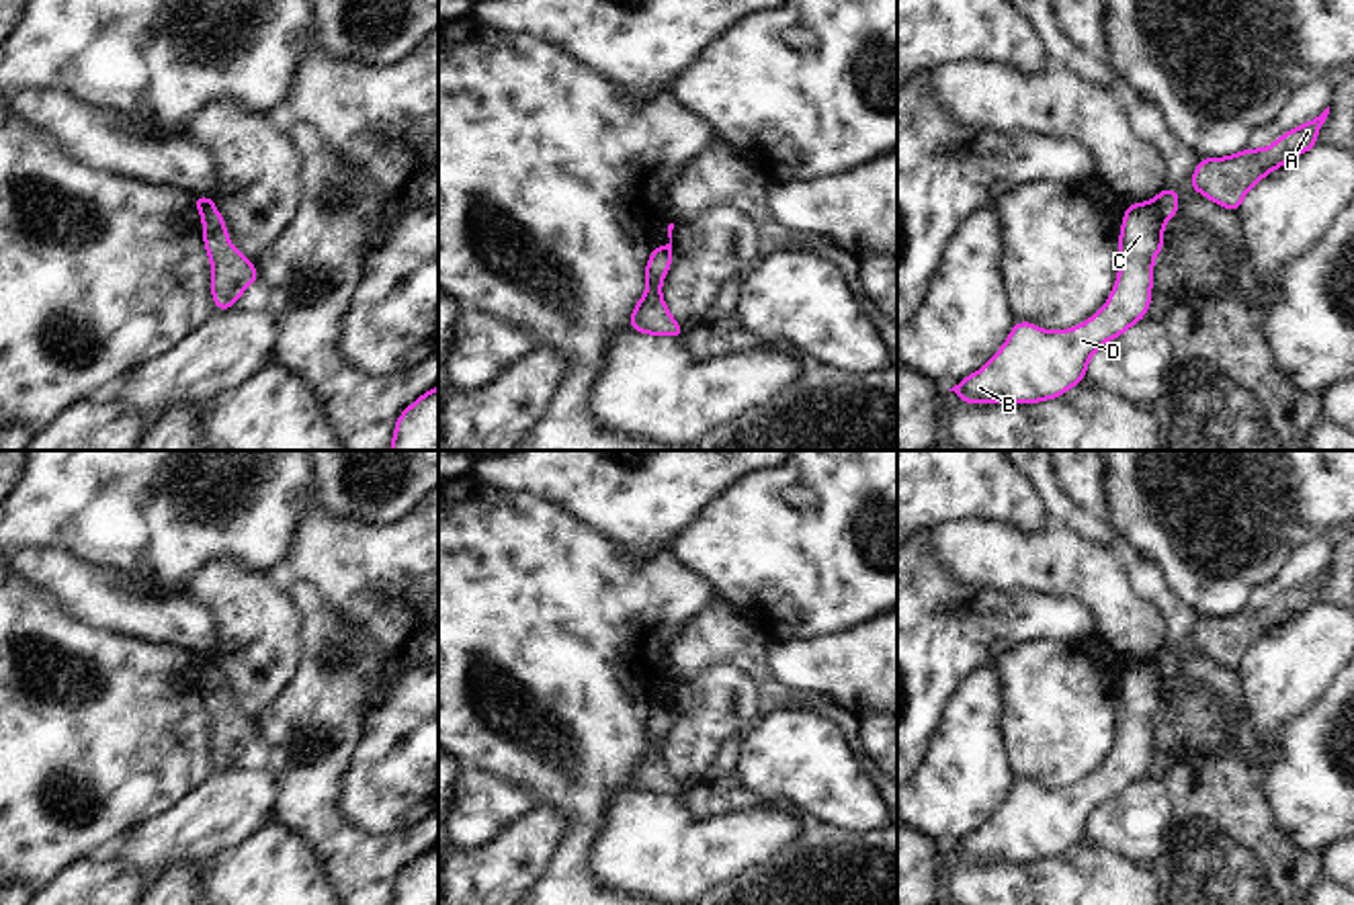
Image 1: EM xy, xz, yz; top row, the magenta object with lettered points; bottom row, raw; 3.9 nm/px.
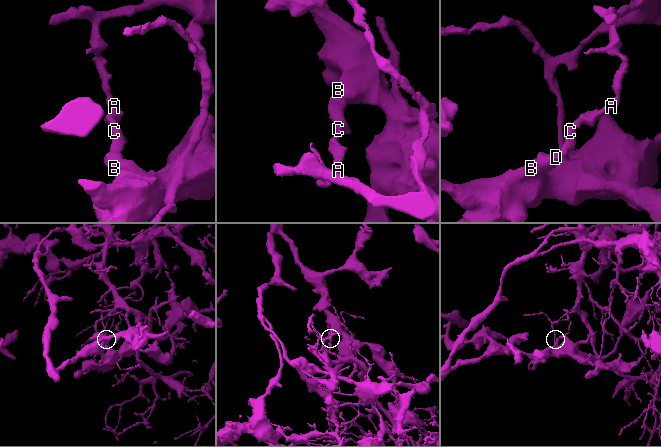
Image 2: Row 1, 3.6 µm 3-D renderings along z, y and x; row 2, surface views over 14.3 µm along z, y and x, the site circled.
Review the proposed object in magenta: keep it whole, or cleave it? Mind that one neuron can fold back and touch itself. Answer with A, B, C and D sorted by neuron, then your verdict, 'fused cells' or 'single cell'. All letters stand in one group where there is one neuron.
A / B C D; fused cells

